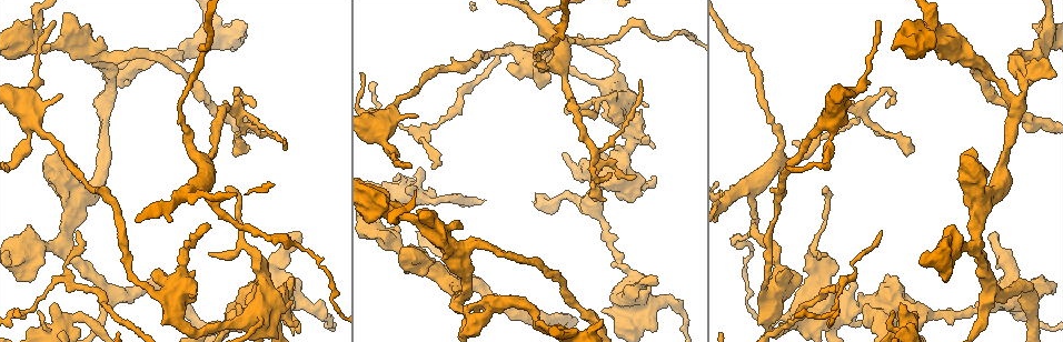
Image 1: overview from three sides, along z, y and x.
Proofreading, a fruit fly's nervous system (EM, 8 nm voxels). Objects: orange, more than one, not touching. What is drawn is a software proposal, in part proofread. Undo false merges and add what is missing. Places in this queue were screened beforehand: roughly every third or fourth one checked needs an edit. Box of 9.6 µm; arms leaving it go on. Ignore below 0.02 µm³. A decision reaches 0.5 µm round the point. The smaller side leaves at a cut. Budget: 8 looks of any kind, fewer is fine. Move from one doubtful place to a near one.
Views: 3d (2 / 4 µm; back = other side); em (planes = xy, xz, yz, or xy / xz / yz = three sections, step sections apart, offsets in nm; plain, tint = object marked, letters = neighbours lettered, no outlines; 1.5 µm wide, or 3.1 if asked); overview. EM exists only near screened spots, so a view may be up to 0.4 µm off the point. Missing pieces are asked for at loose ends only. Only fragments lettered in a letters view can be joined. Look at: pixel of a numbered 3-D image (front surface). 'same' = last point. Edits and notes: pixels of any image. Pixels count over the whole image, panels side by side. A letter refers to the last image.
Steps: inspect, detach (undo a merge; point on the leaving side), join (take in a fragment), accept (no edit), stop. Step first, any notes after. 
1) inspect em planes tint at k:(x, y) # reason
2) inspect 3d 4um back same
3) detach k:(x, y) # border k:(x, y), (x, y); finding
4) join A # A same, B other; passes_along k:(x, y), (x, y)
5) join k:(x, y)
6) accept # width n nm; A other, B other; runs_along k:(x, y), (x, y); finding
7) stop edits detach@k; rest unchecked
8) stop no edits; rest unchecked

inspect 3d 2um at 1:(181, 196) # three arms meet

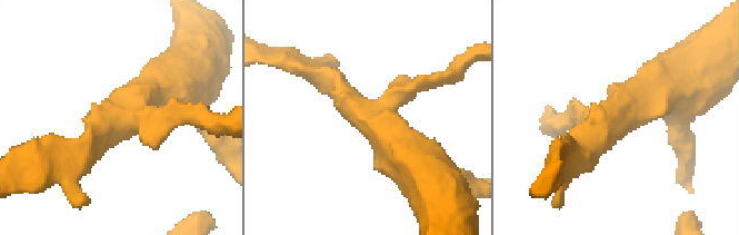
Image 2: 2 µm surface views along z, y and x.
inspect em yz step 4 tint at 2:(614, 117) # arms 3

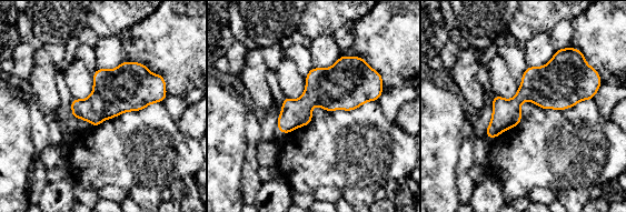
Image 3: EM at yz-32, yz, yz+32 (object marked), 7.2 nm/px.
inspect em planes letters same # cut it another way

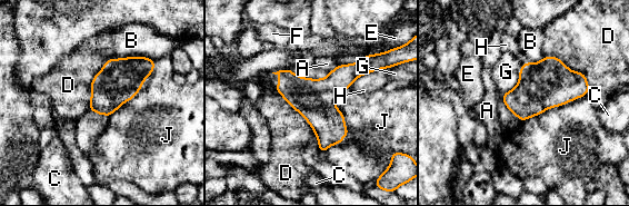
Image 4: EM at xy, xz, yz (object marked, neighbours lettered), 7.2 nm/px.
accept # A other, B other, C other, D other, E other, F other, G other, H other, J other; all the same cell

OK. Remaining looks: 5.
inspect em yz step 8 tint at 1:(409, 168)

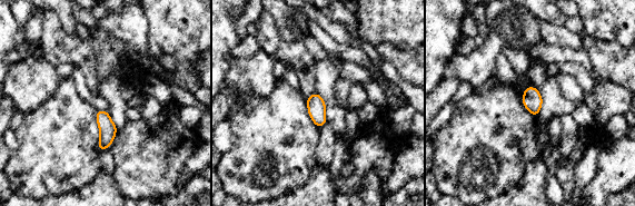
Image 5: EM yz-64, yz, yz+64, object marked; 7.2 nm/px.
inspect em yz step 8 letters same # see the neighbours

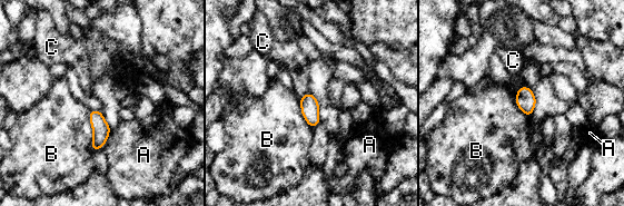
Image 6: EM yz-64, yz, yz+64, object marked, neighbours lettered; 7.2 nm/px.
accept # A other, B other, C other; border 6:(89, 110), (92, 153); none of them fits

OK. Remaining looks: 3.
inspect em xz step 4 letters at 1:(623, 265) # sudden change in width

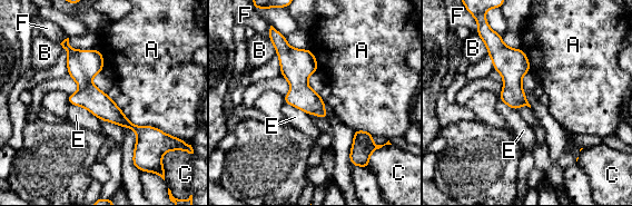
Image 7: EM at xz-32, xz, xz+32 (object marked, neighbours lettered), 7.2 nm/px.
accept # A other, B other, C other, E other, F other; runs_along 7:(66, 45), (86, 87), (154, 138); all the same cell

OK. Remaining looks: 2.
stop no edits; rest unchecked

